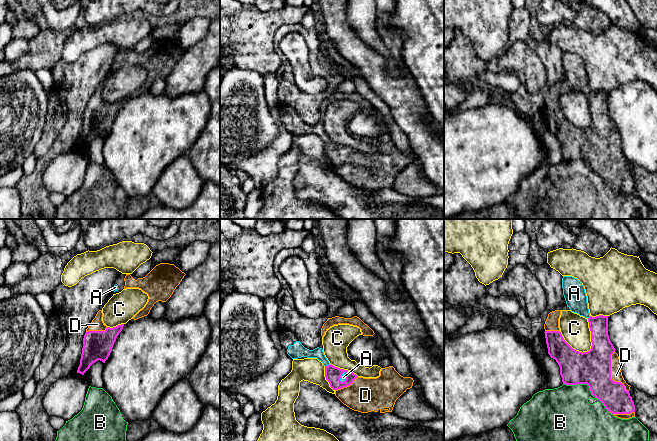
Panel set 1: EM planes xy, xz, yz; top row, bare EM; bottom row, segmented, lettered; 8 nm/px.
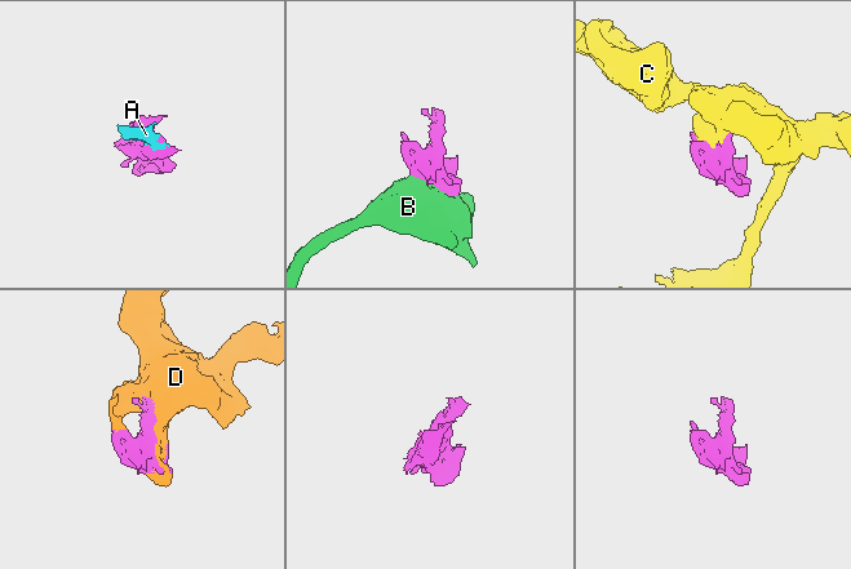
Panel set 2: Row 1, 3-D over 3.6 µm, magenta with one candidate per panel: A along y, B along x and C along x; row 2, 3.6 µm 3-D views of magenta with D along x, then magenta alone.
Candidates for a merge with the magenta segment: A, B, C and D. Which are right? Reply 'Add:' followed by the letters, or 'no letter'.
Add: A, D

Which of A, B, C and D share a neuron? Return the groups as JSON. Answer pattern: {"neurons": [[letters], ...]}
{"neurons": [["A", "D"], ["B"], ["C"]]}

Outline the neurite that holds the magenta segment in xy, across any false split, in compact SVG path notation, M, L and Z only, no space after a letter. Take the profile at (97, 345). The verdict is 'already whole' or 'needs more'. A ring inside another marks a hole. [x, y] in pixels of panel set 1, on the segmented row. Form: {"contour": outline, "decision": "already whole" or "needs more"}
{"contour": "M99 310L86 329L80 365L77 370L77 373L82 375L96 361L100 360L105 363L112 351L117 336L123 329L124 324L113 328L107 327L103 323L102 317L102 310Z", "decision": "needs more"}

